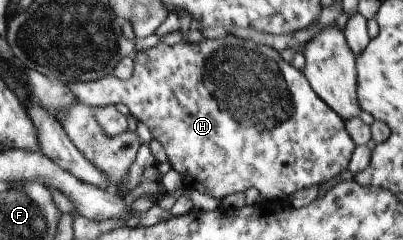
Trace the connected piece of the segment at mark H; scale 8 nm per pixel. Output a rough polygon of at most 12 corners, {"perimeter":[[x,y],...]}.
{"perimeter":[[159,43],[124,104],[183,187],[262,200],[336,178],[355,144],[279,50]]}

